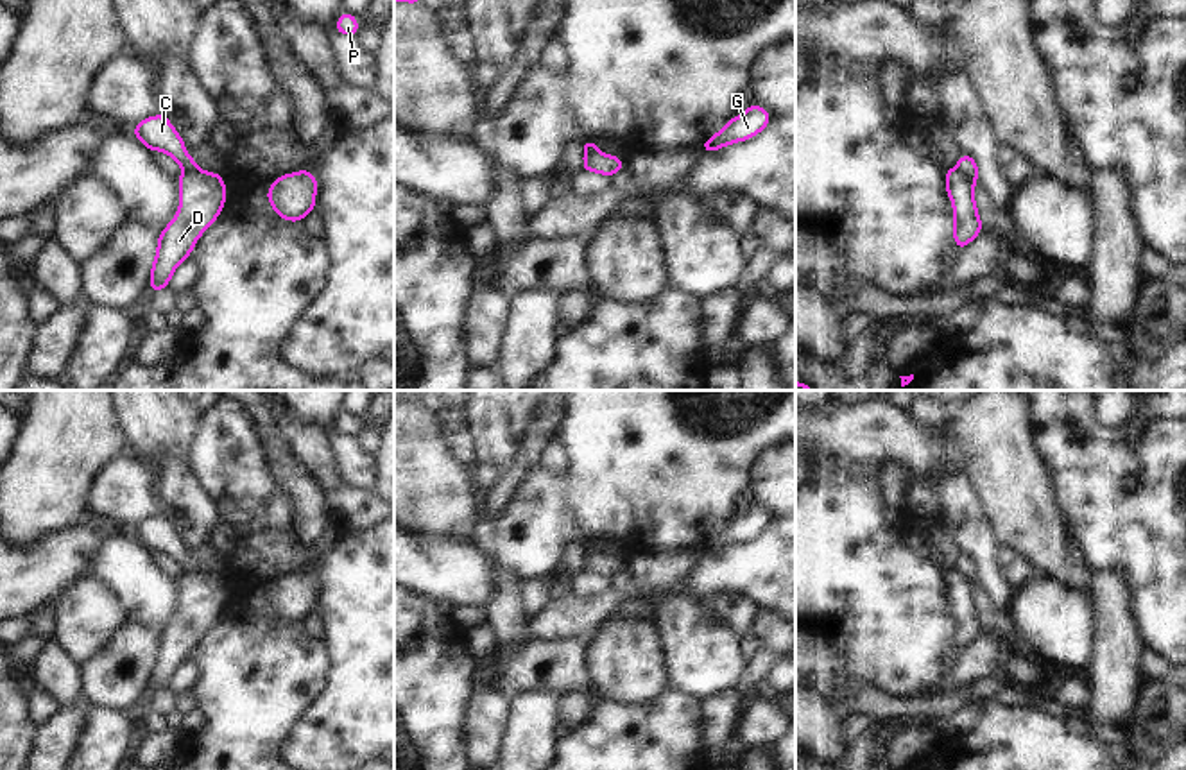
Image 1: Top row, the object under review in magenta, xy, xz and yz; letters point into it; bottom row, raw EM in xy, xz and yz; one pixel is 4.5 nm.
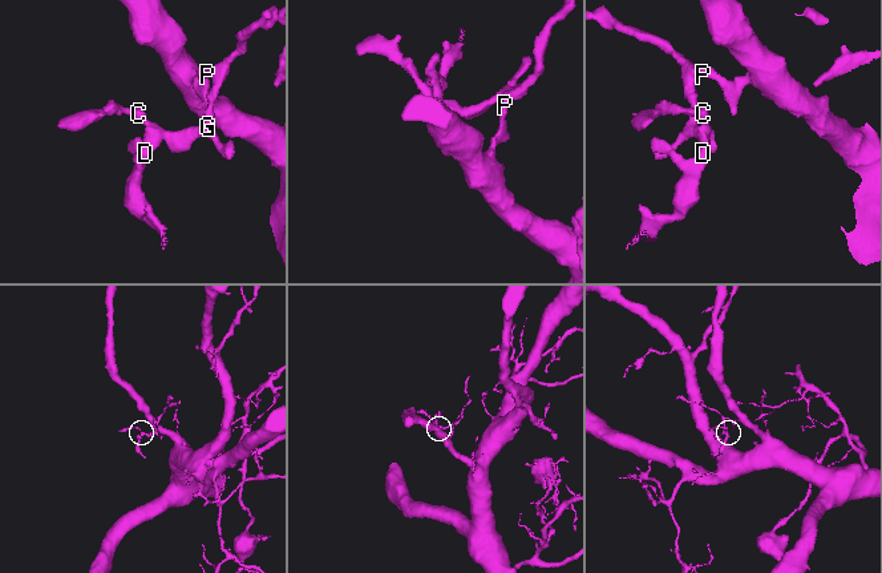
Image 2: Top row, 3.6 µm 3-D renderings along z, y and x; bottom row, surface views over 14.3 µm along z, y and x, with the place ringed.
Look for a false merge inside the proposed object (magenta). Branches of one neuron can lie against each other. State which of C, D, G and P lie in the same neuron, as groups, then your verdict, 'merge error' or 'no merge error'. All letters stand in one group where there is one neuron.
groups C G P / D; merge error

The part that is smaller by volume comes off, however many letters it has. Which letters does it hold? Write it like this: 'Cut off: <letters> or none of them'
Cut off: D.

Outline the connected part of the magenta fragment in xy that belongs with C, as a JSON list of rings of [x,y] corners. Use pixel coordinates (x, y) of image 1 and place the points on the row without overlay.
[[[156,516],[142,521],[133,535],[149,550],[161,552],[172,557],[183,571],[199,571],[197,562],[186,555],[183,539],[176,534],[174,526],[165,516]]]

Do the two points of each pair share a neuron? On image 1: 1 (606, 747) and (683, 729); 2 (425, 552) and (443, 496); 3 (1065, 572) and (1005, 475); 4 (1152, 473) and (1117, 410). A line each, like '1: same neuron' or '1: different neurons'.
1: same neuron
2: different neurons
3: same neuron
4: different neurons

